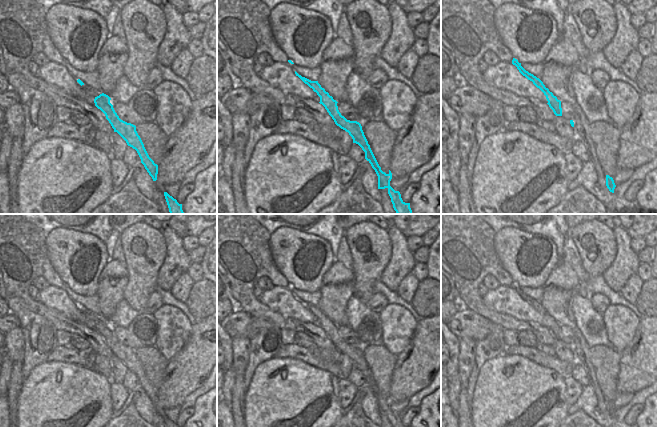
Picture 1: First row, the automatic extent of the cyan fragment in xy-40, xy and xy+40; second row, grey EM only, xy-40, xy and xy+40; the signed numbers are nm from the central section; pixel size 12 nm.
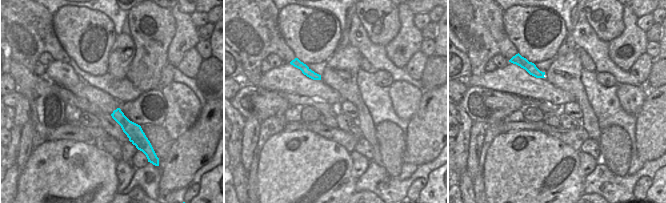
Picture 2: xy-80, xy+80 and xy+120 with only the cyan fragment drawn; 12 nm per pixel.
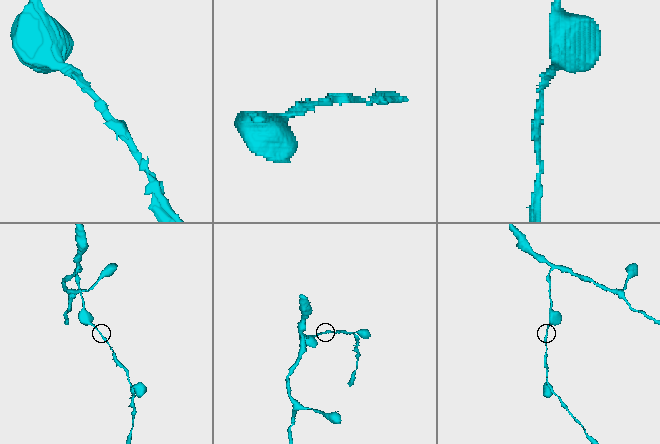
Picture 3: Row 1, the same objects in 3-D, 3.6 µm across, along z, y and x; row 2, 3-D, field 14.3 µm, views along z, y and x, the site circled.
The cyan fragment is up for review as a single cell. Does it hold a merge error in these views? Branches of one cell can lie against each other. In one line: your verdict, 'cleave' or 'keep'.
keep

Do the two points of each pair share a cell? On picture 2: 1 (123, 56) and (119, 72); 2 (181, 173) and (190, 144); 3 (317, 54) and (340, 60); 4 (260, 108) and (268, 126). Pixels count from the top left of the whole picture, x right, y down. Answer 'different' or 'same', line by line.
1: same
2: same
3: different
4: different

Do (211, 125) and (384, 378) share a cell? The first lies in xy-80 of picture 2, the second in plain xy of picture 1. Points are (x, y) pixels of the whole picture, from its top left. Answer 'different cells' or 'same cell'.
different cells

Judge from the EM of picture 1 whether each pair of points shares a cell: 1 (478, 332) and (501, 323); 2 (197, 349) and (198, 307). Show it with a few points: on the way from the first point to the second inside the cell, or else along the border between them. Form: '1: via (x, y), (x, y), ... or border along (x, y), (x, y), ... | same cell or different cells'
1: border along (475, 312), (495, 324), (479, 341) | different cells
2: border along (206, 316), (197, 320) | different cells

